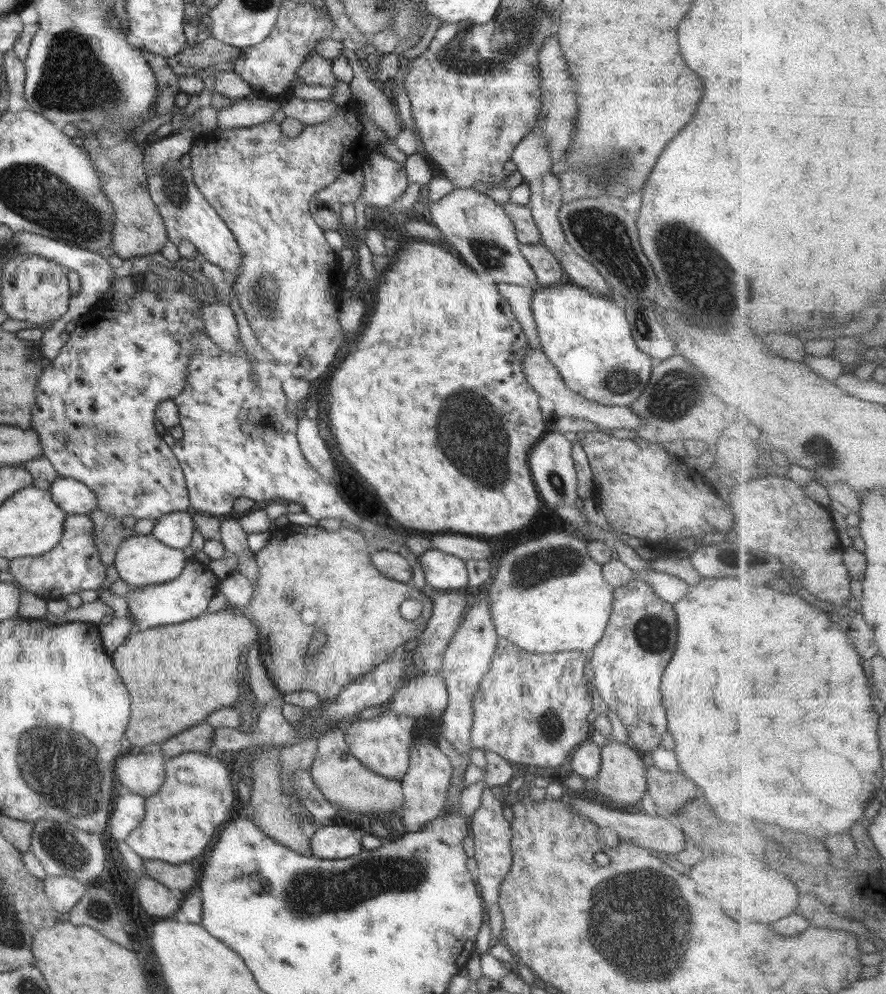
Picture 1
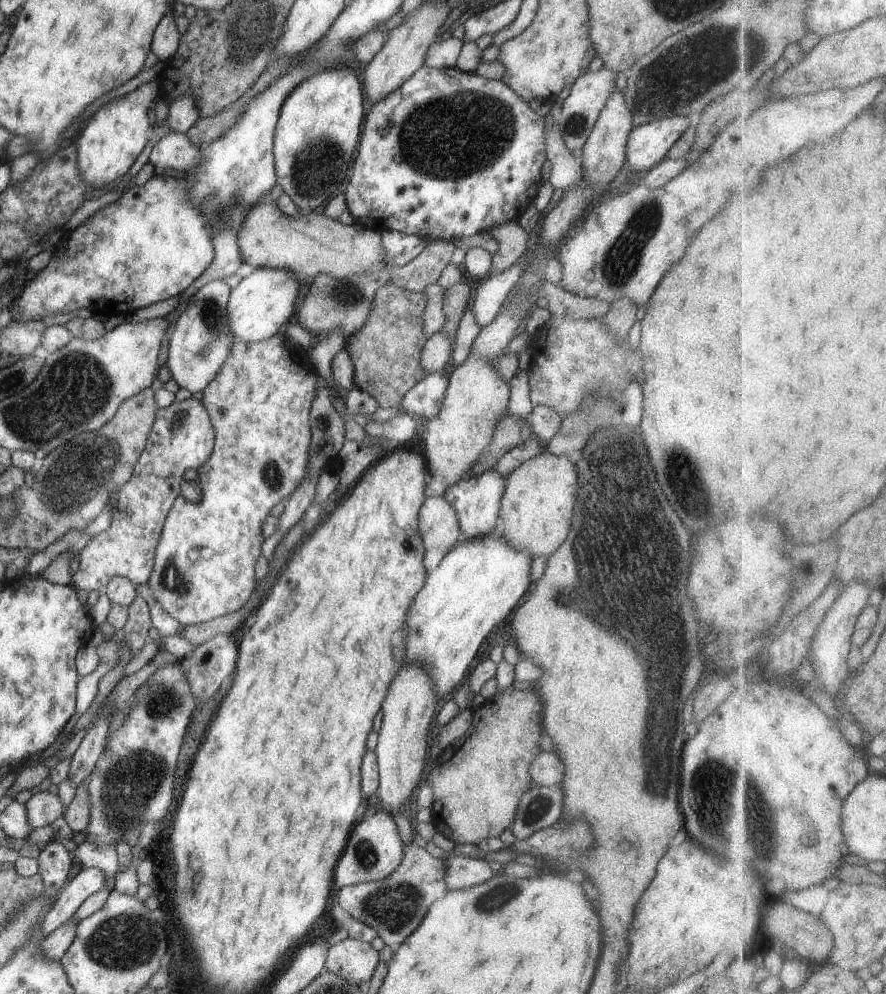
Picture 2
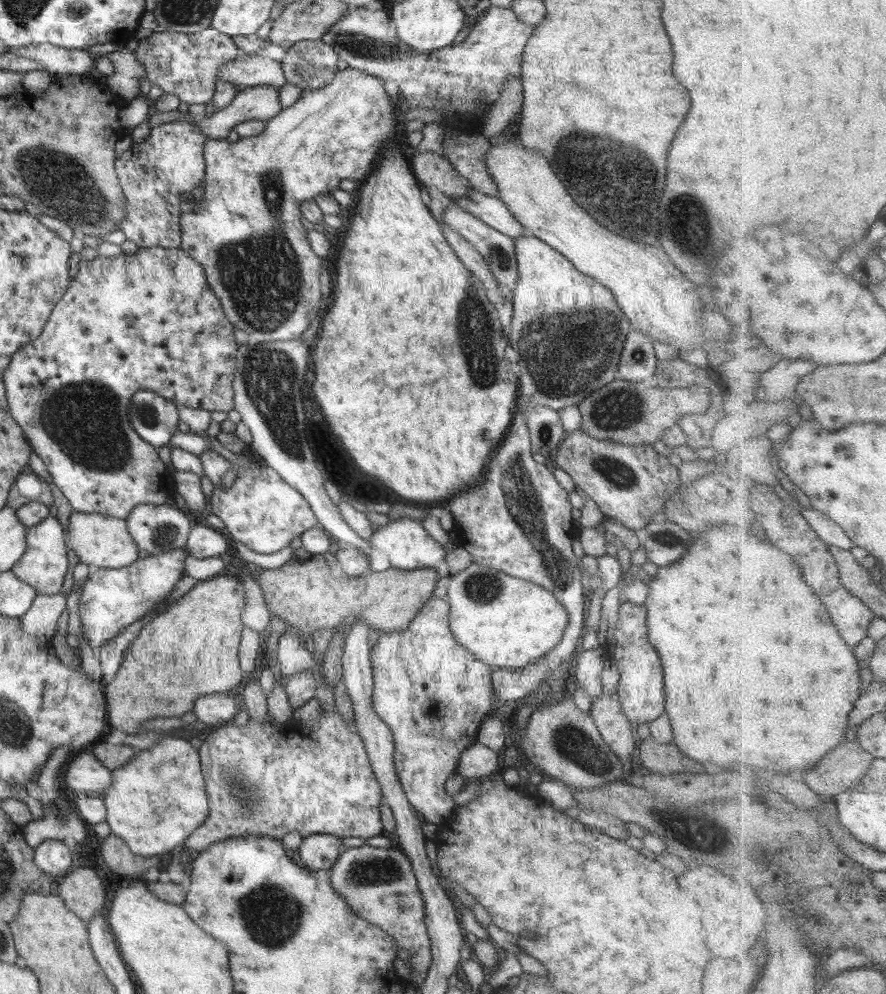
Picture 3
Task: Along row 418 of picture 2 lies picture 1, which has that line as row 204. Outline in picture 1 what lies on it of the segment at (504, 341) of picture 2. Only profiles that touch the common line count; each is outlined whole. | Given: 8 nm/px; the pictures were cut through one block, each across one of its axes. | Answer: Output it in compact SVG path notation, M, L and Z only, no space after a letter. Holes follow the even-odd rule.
M458 188L430 204L432 224L440 230L445 242L478 274L486 272L497 284L515 284L531 289L538 287L537 276L519 249L514 223L508 218L502 204L473 188Z

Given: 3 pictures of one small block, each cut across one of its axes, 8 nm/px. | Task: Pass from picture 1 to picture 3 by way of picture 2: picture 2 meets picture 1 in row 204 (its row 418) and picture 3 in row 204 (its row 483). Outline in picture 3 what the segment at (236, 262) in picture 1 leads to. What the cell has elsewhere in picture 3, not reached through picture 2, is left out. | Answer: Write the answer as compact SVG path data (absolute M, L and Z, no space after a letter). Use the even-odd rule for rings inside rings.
M182 118L182 120L176 120L176 122L167 122L158 126L155 126L151 129L150 136L148 136L148 140L146 142L142 142L140 144L140 152L133 153L130 150L125 151L119 158L118 162L115 165L116 174L118 180L120 181L120 187L122 187L122 194L127 198L126 202L126 217L122 218L122 222L119 224L120 230L123 231L125 237L128 240L132 240L135 242L138 247L154 247L160 246L164 248L172 248L178 249L181 246L181 228L180 228L180 214L182 214L182 208L180 208L180 204L182 204L182 194L184 192L192 192L194 188L196 188L200 182L205 180L205 160L203 156L204 150L204 142L207 140L201 134L201 131L198 130L196 124L194 122L190 122L190 120L186 120L186 118Z

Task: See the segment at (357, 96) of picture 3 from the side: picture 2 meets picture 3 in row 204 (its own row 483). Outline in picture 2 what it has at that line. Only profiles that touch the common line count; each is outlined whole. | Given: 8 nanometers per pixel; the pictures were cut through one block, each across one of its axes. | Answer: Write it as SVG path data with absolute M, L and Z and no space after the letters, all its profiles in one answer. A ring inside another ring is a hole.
M280 330L275 336L264 341L254 342L238 342L232 344L230 356L226 358L226 362L222 364L222 368L218 370L218 374L210 380L210 384L202 390L203 398L200 400L210 416L212 428L214 428L214 449L210 458L198 471L199 478L197 482L202 489L202 500L200 502L190 502L182 495L179 495L170 508L169 514L166 514L166 521L162 528L160 542L156 548L154 556L154 569L150 579L146 582L154 594L154 598L158 600L158 604L162 606L162 610L171 618L174 618L180 625L198 625L213 620L214 618L225 616L226 614L242 609L246 602L250 600L250 596L254 593L258 582L254 576L254 567L262 555L262 542L264 536L262 534L262 523L269 516L270 511L278 505L283 499L292 495L300 482L306 478L306 470L308 470L308 462L311 455L311 427L310 427L310 410L318 394L318 375L312 368L308 360L306 351L301 348L292 347L286 337Z

